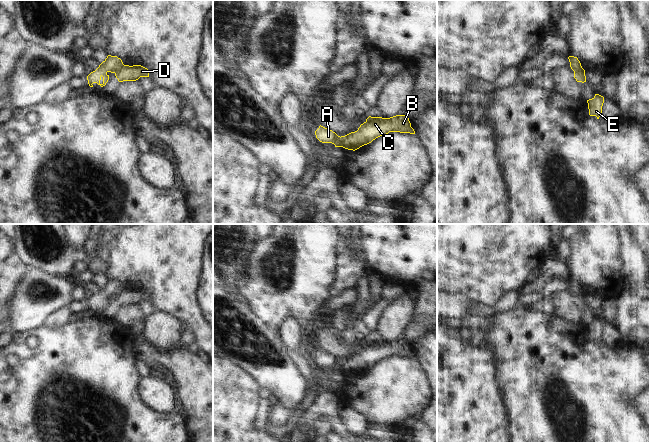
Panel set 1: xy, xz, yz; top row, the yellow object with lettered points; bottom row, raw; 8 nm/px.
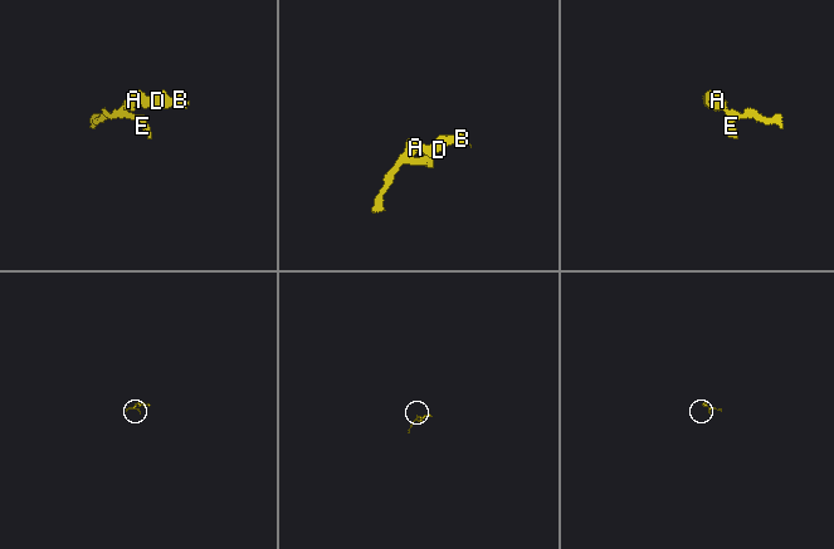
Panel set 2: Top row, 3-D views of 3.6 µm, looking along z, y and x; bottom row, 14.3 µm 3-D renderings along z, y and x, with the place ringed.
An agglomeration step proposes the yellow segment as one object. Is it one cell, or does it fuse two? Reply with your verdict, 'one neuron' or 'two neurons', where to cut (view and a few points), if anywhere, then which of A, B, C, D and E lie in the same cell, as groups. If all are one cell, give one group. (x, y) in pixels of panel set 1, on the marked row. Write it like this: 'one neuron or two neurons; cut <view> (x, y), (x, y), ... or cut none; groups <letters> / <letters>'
two neurons; cut xz (344, 136), (340, 146); groups A E / B C D

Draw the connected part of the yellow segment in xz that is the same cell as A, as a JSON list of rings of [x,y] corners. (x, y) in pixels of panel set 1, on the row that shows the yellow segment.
[[[319,126],[319,128],[315,131],[316,138],[322,143],[332,143],[335,147],[341,147],[341,142],[344,136],[338,136],[332,130],[329,130],[323,126]]]

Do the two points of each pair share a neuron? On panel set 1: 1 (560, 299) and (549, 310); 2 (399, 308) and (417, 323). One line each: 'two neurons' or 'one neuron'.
1: two neurons
2: two neurons

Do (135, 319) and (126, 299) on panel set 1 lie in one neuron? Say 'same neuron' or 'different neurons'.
different neurons

